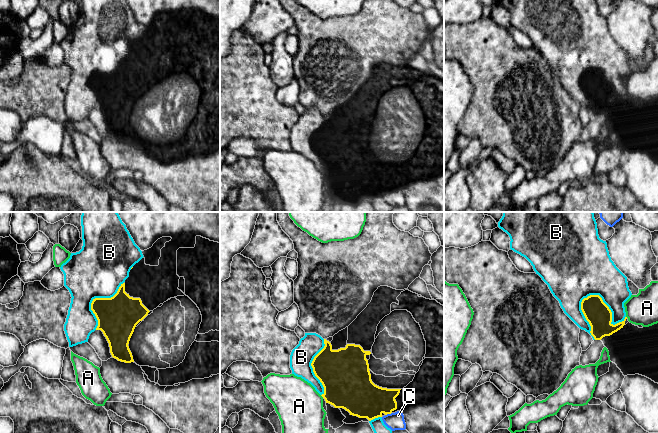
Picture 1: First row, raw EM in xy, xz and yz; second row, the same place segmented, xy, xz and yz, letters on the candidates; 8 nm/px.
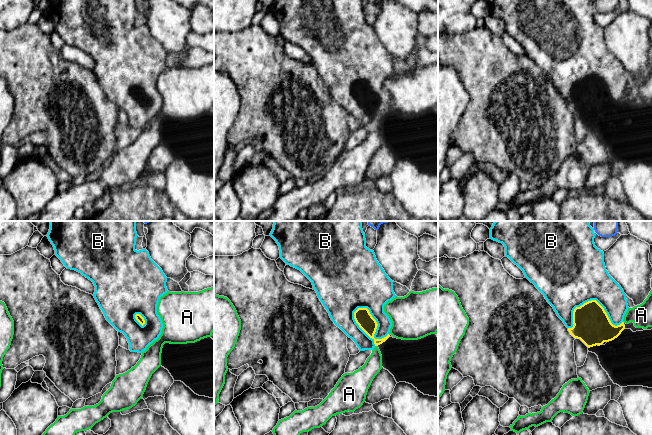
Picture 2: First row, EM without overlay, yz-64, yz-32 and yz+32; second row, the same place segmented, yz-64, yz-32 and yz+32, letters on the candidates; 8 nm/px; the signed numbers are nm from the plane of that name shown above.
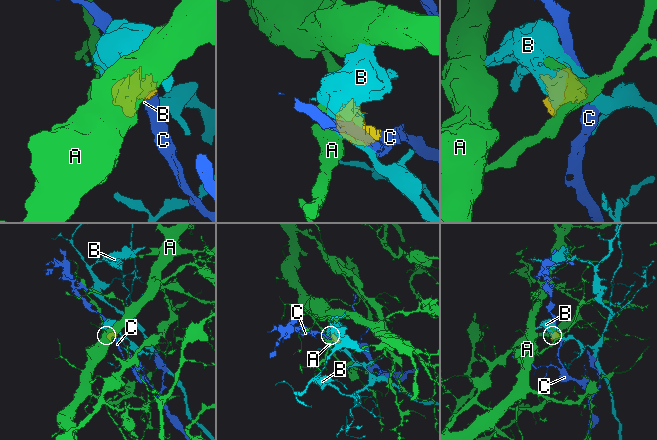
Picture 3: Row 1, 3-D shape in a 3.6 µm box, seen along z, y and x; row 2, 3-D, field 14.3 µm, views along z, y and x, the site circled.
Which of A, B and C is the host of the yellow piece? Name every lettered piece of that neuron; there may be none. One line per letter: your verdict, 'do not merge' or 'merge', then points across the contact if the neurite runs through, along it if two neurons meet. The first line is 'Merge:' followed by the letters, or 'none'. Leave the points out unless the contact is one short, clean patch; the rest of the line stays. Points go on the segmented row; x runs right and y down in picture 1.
Merge: none
A: do not merge; border xz (320, 395), (323, 397)
B: do not merge
C: do not merge

